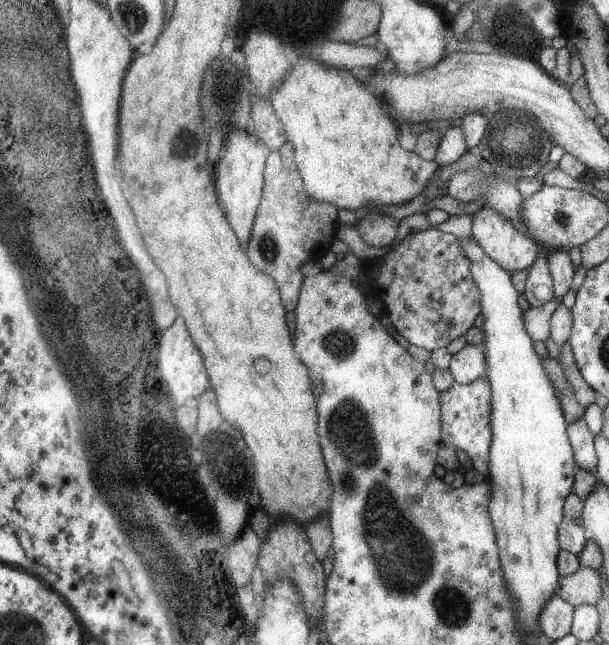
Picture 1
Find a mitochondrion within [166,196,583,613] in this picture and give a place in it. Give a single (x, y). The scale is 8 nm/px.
(234, 469)

